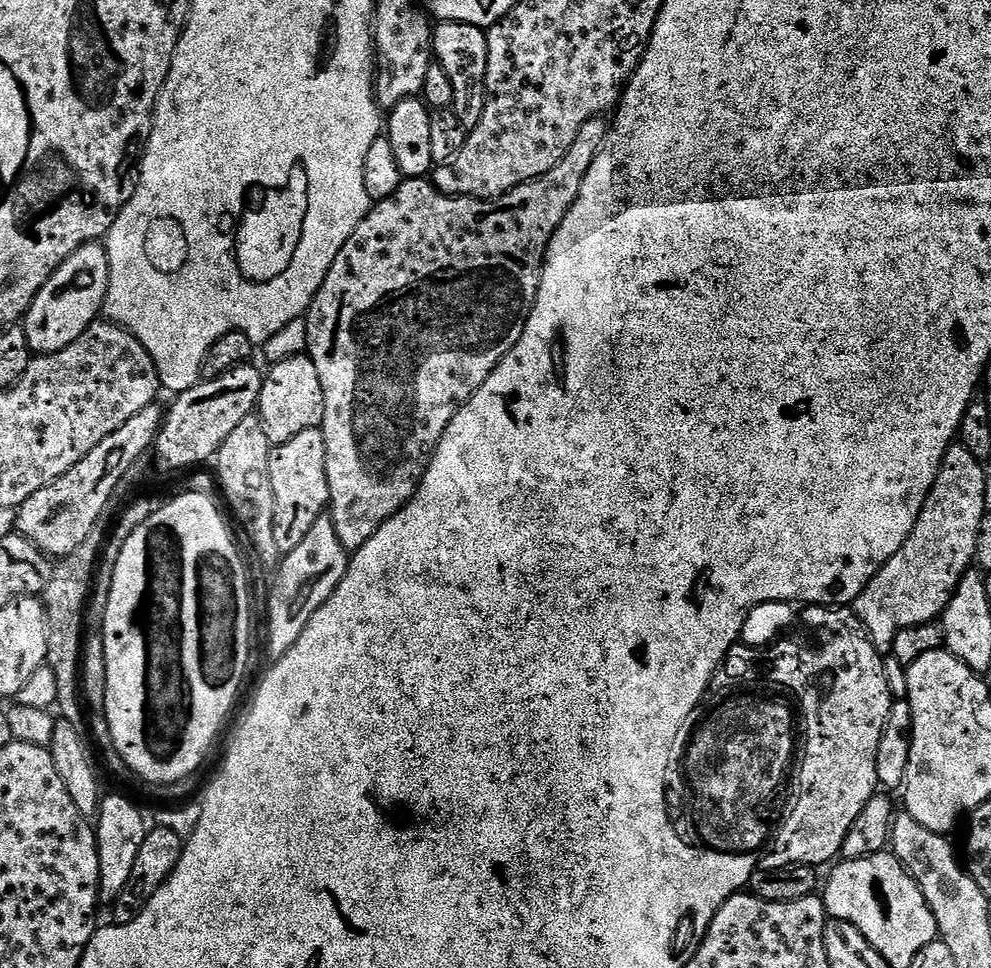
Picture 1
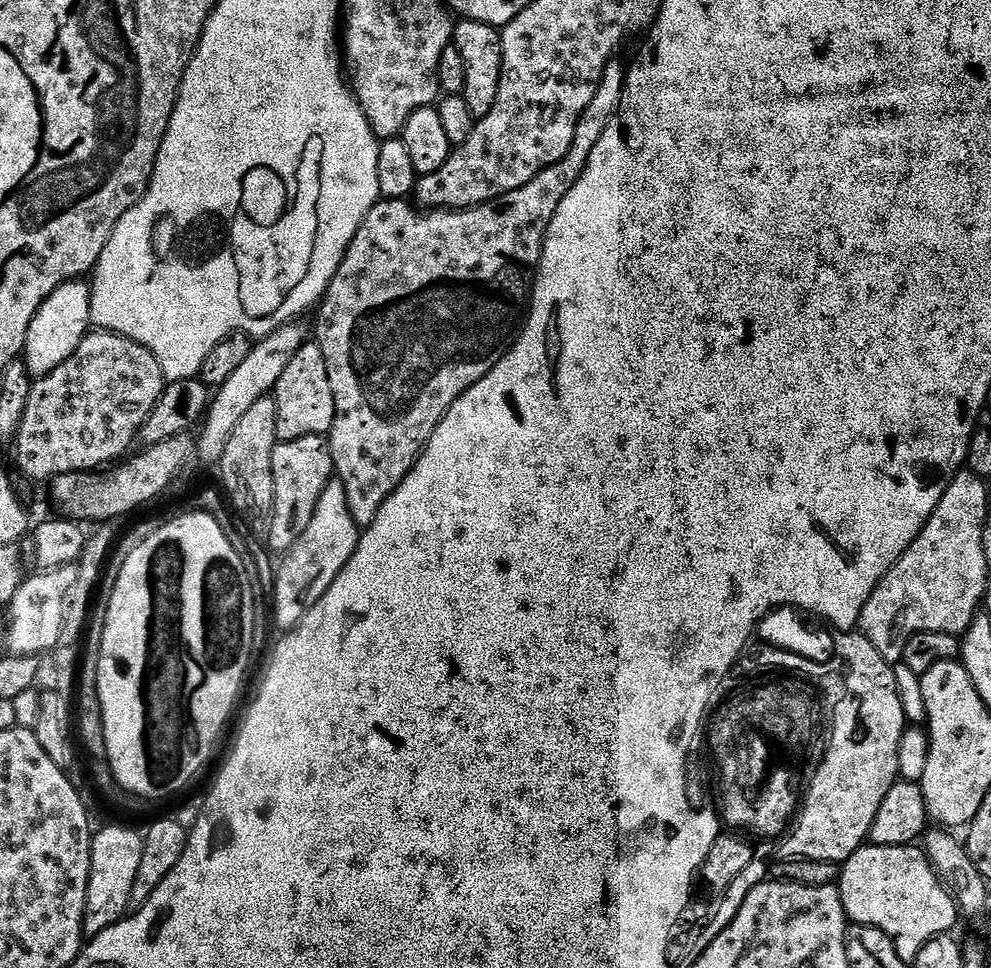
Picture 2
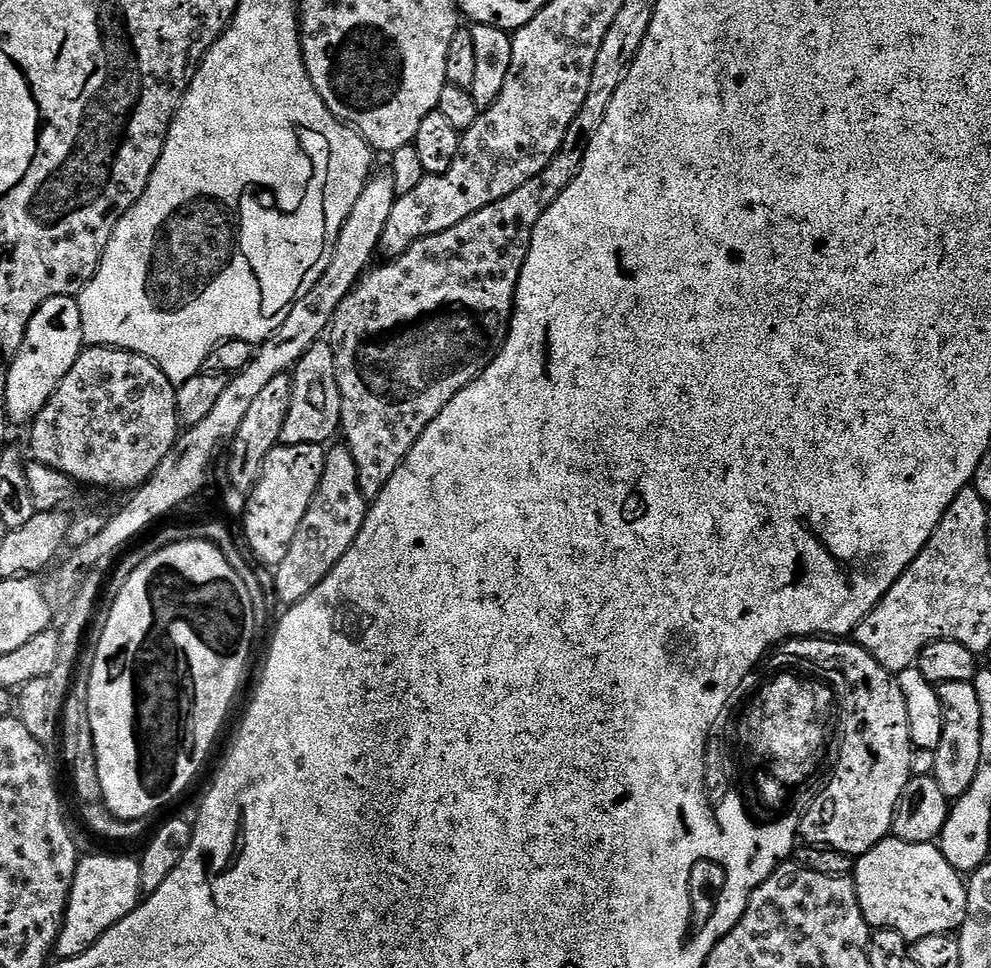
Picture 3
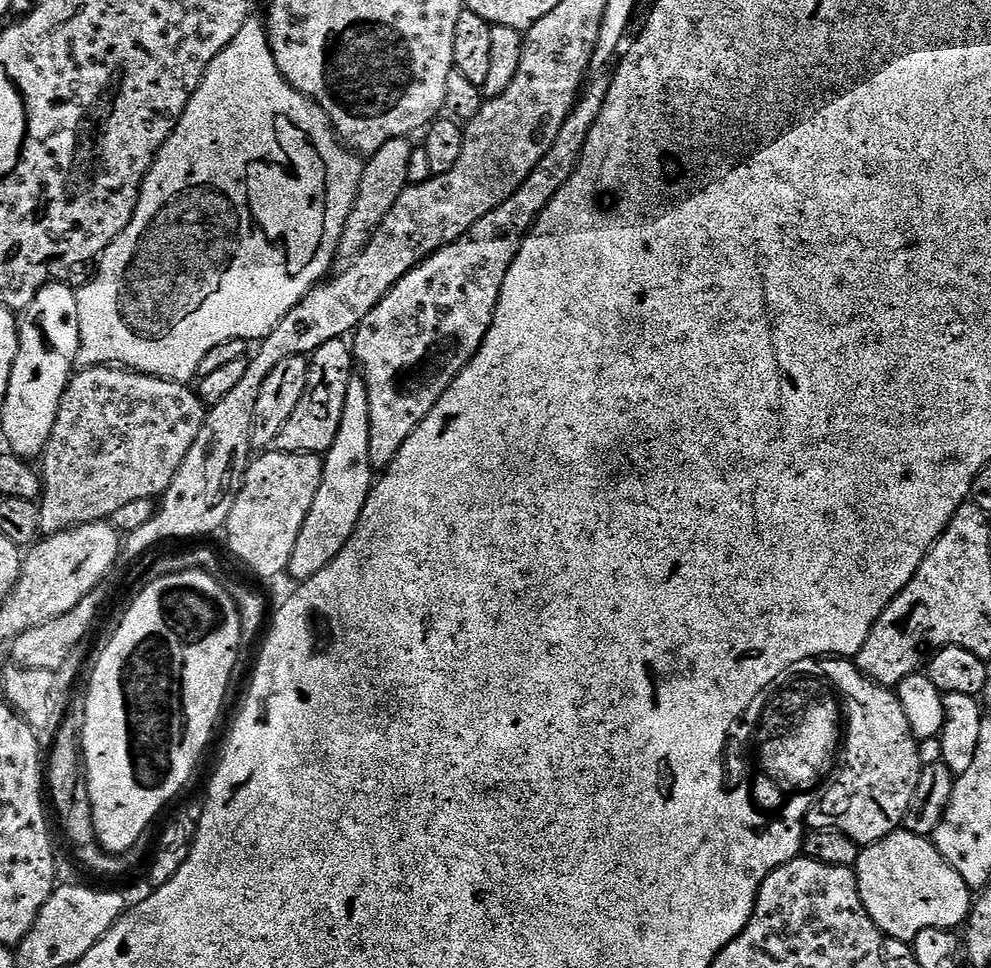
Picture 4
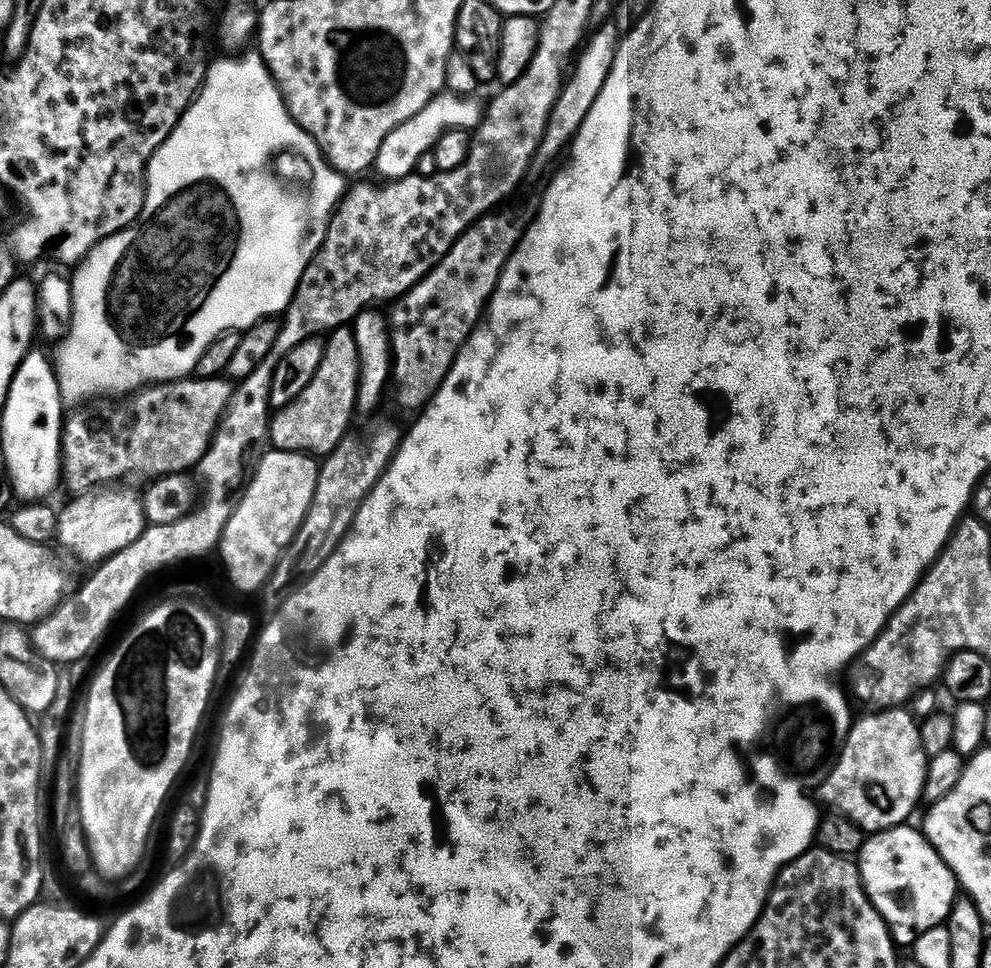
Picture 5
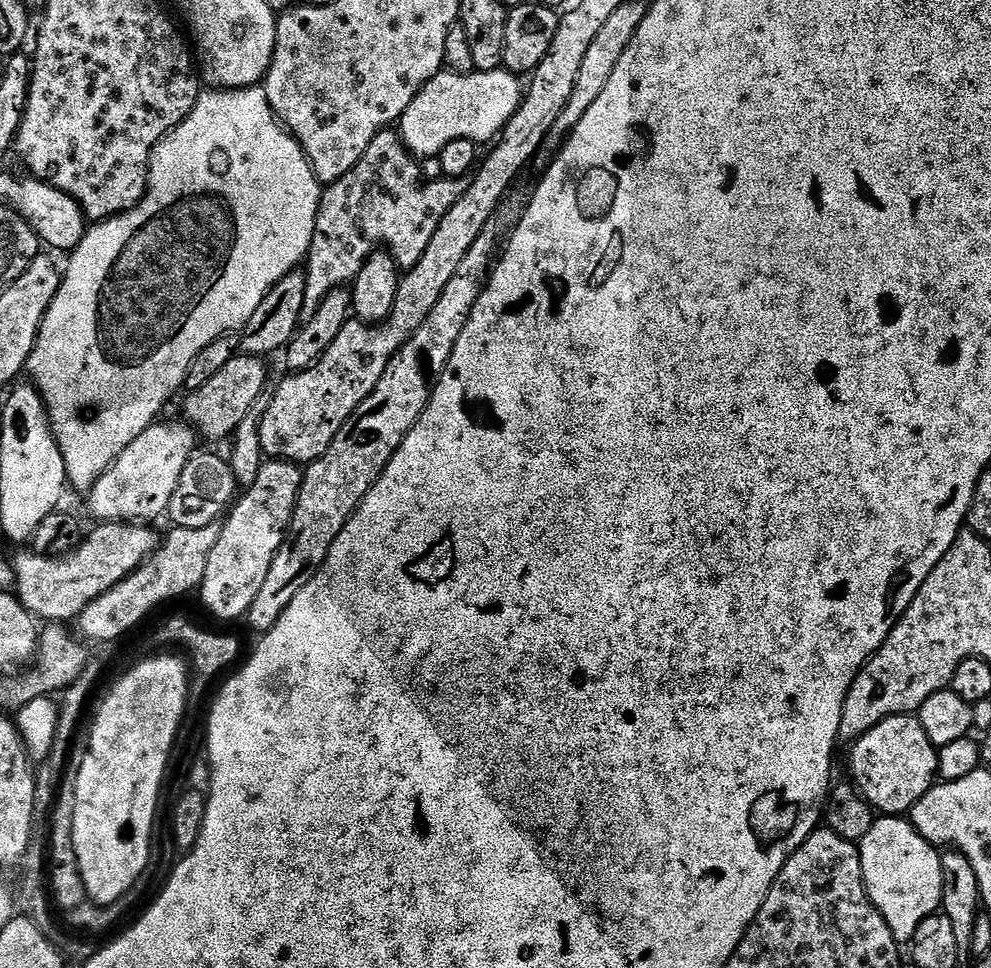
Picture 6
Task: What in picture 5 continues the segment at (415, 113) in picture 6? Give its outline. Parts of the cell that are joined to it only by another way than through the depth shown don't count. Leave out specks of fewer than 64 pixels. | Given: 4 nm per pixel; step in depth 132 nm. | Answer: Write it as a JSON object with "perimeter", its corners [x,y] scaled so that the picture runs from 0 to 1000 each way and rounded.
{"perimeter":[[[449,93],[443,99],[439,99],[429,112],[422,114],[418,122],[406,126],[385,147],[385,155],[381,155],[379,160],[378,177],[383,177],[388,185],[405,186],[410,182],[415,182],[421,177],[424,164],[431,162],[440,149],[448,140],[449,136],[459,132],[469,134],[479,134],[484,131],[489,119],[489,108],[484,108],[480,104],[479,98],[464,98],[460,95]]]}

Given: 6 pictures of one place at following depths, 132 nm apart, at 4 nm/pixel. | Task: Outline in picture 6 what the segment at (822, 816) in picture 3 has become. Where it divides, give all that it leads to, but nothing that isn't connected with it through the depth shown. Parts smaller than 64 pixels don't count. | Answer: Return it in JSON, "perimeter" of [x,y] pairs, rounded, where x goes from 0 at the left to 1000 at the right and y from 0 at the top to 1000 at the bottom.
{"perimeter":[[[923,739],[899,740],[882,750],[859,770],[859,809],[885,840],[908,843],[919,840],[921,833],[947,806],[947,775],[934,762]]]}

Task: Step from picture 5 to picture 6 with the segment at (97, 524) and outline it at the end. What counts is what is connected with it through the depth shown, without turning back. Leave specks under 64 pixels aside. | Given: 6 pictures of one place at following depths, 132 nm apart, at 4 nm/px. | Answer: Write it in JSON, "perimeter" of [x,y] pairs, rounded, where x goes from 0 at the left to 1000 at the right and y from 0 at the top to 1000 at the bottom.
{"perimeter":[[[174,434],[171,438],[152,438],[101,491],[87,512],[89,525],[98,533],[98,538],[157,539],[153,537],[169,530],[172,514],[176,514],[176,506],[180,503],[180,494],[184,494],[188,477],[200,463],[199,447],[189,437],[179,434]]]}

